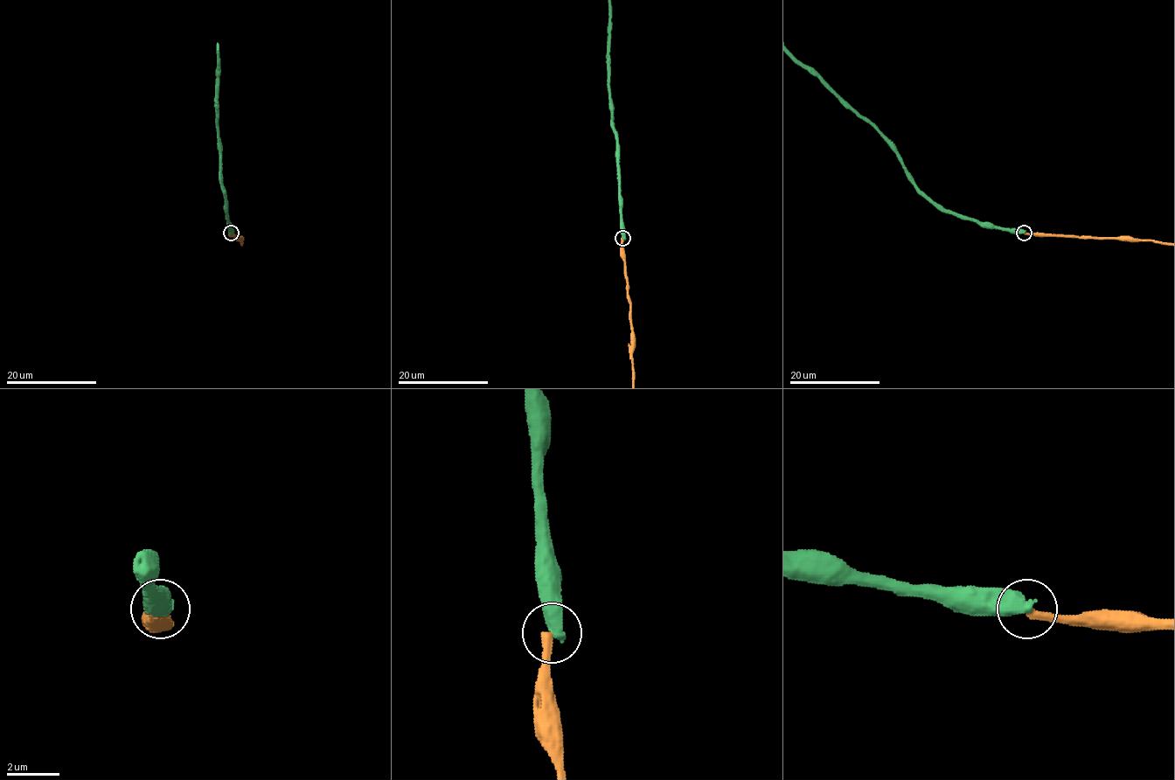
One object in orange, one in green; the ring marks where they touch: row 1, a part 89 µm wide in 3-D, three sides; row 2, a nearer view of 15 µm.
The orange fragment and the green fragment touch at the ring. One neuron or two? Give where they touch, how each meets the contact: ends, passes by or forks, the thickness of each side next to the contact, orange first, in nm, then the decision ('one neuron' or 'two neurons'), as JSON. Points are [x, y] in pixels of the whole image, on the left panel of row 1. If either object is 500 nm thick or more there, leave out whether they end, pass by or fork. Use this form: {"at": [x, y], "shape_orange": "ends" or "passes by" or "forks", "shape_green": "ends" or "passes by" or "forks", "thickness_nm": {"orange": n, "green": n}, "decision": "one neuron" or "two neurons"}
{"at": [231, 233], "thickness_nm": {"orange": 320, "green": 600}, "decision": "two neurons"}

